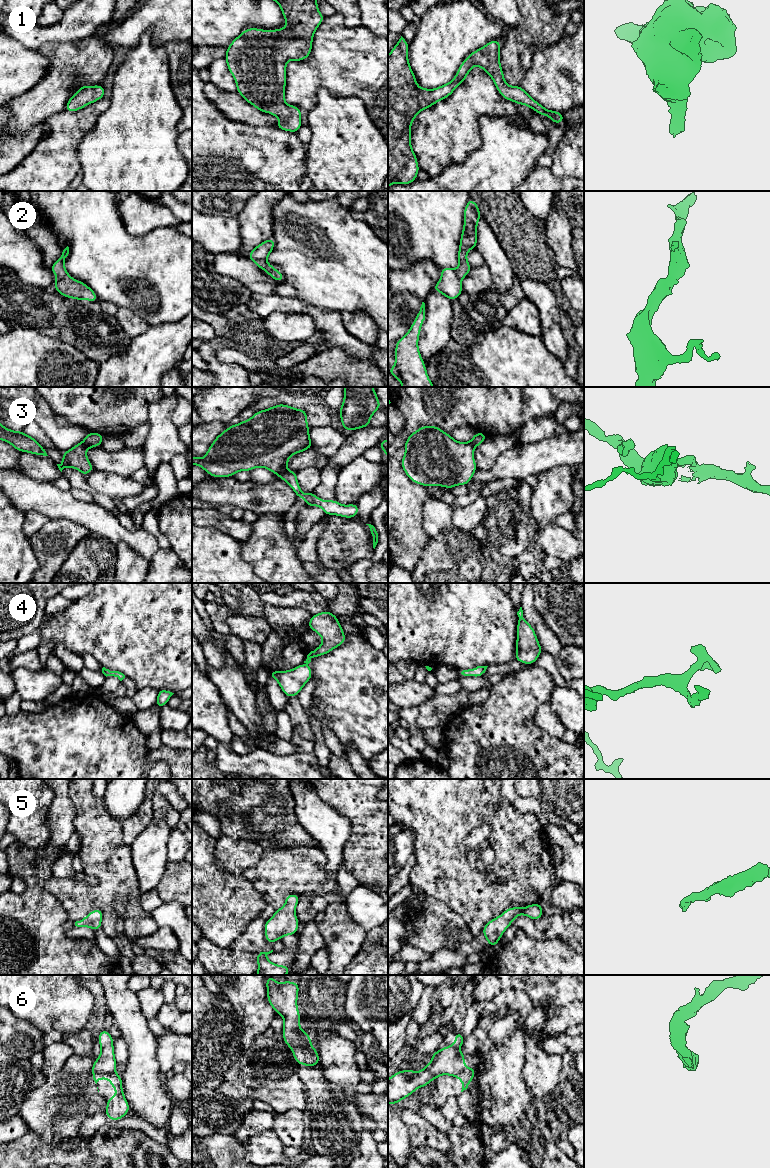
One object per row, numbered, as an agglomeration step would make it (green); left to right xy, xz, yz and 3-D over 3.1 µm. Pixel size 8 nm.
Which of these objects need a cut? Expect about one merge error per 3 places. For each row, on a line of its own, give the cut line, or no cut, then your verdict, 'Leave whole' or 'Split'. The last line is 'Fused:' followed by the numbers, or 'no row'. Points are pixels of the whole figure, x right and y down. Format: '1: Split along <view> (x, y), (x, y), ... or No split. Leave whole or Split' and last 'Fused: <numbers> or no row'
1: No split. Leave whole
2: No split. Leave whole
3: Split along xz (286, 469), (277, 474). Split
4: No split. Leave whole
5: No split. Leave whole
6: Split along xy (114, 1071), (93, 1074). Split
Fused: 3, 6

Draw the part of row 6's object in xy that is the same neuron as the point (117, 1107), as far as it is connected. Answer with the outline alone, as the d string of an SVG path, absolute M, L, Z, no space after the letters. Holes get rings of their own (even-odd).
M115 1072L110 1074L93 1074L93 1079L96 1084L100 1079L103 1078L108 1079L112 1085L112 1088L117 1091L116 1095L112 1096L111 1098L106 1098L107 1107L105 1114L111 1121L122 1119L130 1111L128 1101L124 1096L122 1088L122 1077Z

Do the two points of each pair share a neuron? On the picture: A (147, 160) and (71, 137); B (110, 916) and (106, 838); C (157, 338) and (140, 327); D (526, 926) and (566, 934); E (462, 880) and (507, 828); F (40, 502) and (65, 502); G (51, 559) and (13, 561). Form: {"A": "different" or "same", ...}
{"A": "different", "B": "different", "C": "different", "D": "same", "E": "same", "F": "same", "G": "different"}

